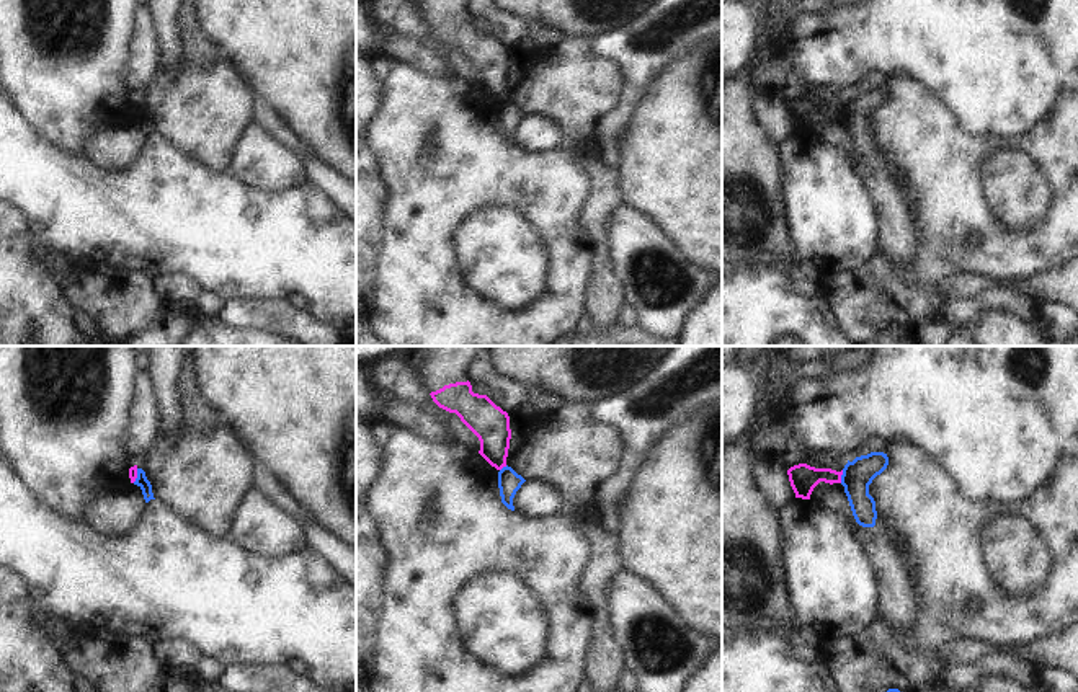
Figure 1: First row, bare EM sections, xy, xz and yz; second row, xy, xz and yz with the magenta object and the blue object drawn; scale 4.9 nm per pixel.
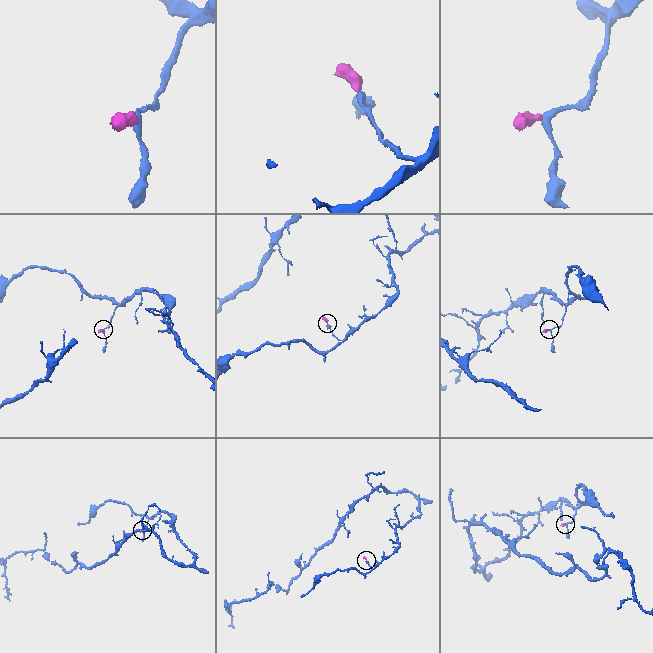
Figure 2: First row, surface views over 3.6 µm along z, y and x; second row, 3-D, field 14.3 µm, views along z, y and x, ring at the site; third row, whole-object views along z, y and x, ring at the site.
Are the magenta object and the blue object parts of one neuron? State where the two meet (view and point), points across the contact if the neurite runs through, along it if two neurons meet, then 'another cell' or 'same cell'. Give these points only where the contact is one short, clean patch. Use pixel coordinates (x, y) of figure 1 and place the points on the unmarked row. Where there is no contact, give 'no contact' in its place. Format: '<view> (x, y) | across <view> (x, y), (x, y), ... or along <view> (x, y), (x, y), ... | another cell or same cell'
yz (840, 111) | along yz (843, 105), (840, 116) | another cell

